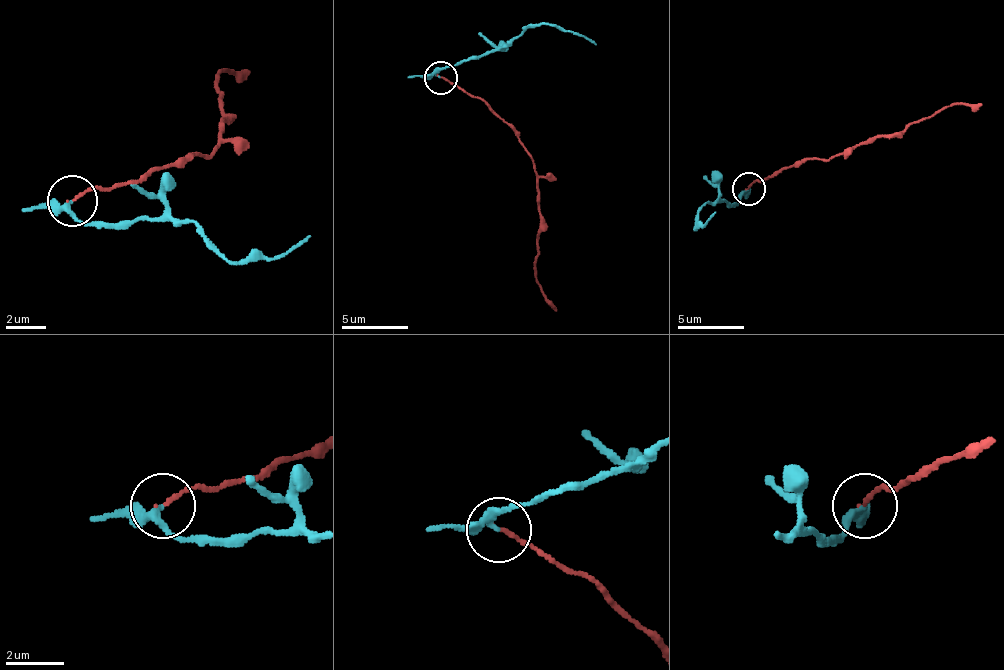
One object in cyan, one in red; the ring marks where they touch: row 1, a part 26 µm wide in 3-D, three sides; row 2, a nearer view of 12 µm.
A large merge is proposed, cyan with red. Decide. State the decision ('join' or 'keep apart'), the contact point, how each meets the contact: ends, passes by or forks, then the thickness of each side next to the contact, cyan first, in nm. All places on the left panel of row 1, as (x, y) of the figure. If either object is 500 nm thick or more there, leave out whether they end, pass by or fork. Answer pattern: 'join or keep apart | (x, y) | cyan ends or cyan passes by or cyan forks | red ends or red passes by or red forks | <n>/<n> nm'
keep apart | (72, 201) | cyan passes by | red ends | 200/130 nm

